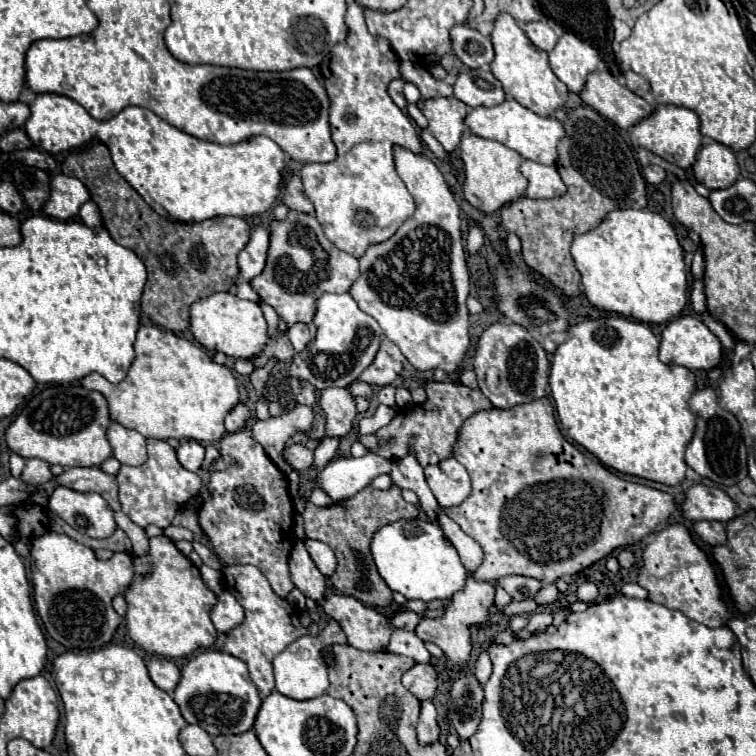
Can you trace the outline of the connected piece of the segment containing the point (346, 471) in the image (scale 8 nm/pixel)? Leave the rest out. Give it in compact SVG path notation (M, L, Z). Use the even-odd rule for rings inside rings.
M372 452L360 458L336 458L320 470L316 484L328 492L334 502L340 502L340 498L350 498L352 494L364 490L376 476L390 474L390 468L390 460Z

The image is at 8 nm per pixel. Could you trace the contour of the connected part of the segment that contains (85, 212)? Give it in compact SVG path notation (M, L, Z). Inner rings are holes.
M90 200L90 202L86 202L82 208L80 208L80 218L82 218L82 222L86 224L86 226L90 226L90 228L96 228L96 226L100 226L102 222L100 222L100 212L96 210L96 204Z

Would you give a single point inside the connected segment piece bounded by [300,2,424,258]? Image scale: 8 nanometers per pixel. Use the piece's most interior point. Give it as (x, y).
(359, 199)

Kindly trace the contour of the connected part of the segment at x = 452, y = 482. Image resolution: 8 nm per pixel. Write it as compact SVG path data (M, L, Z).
M446 458L434 466L426 466L424 474L432 494L442 508L462 504L472 492L470 476L456 458Z

